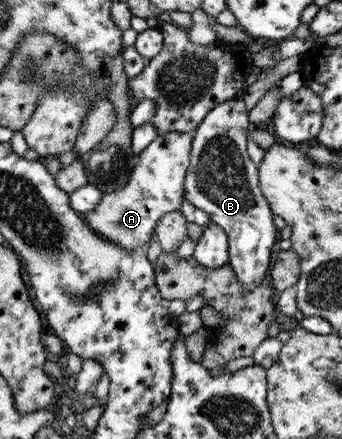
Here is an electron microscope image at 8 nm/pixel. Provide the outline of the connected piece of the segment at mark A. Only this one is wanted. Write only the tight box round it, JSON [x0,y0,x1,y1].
[79,132,193,253]

